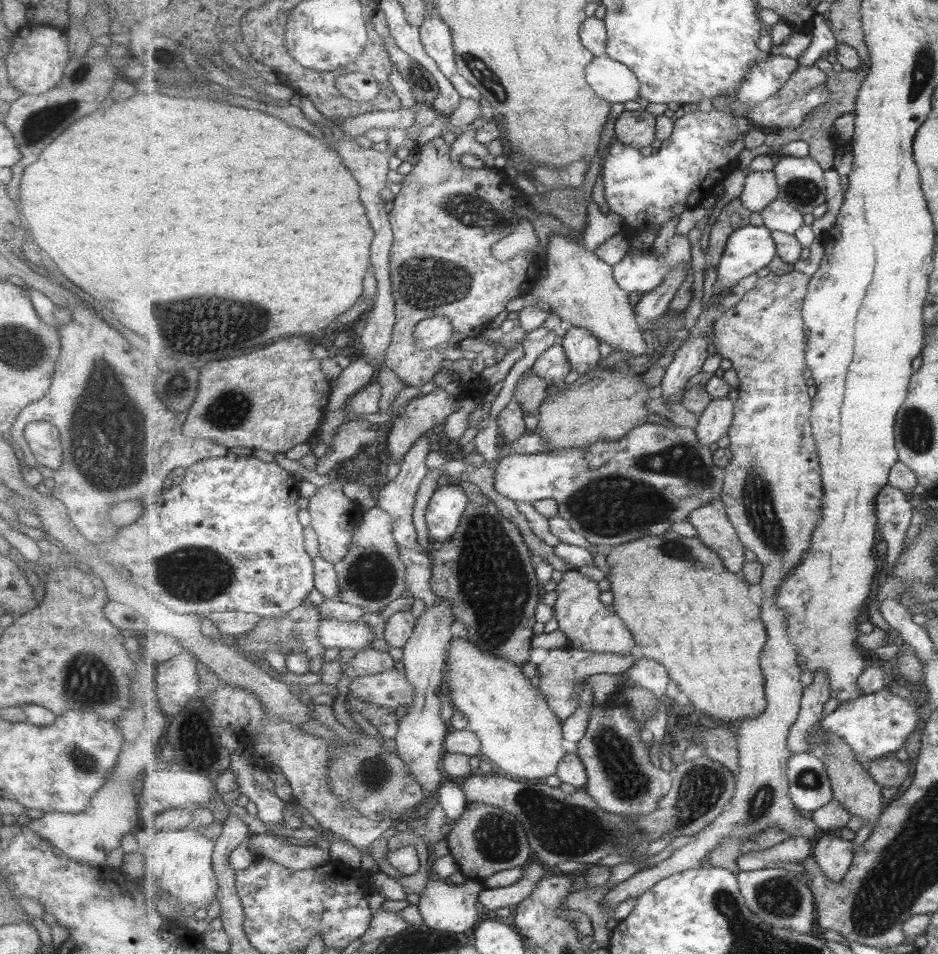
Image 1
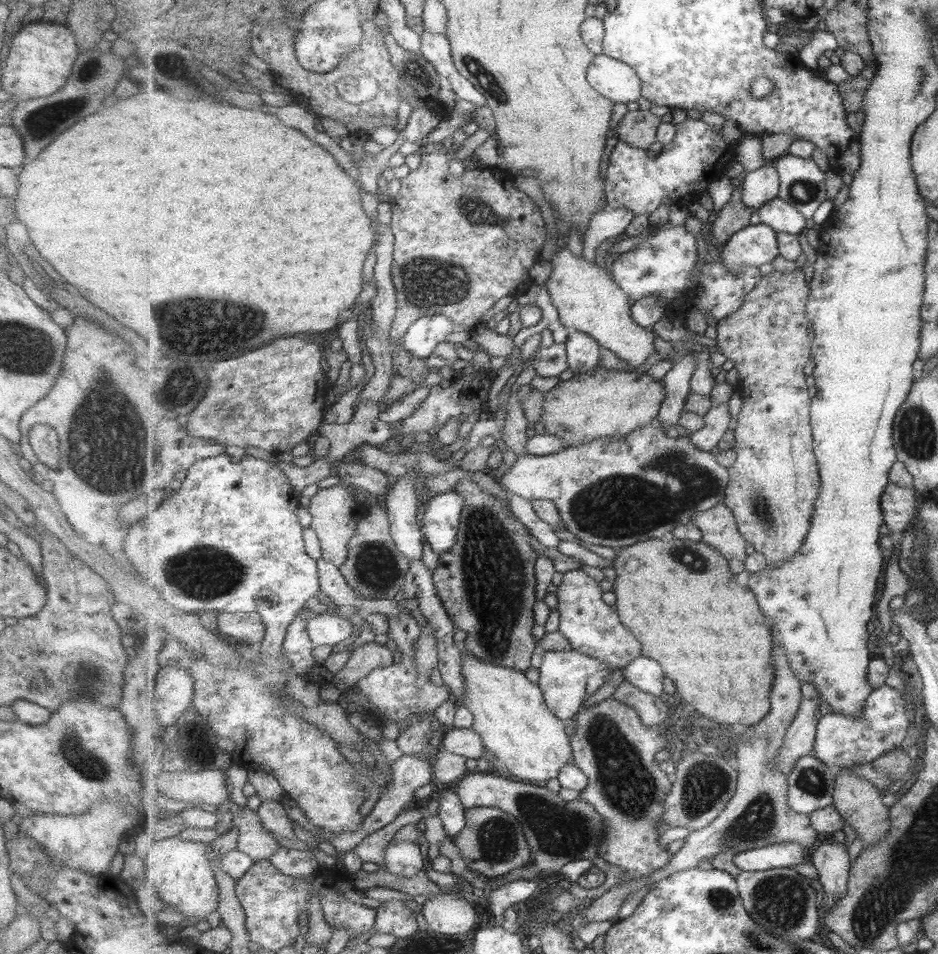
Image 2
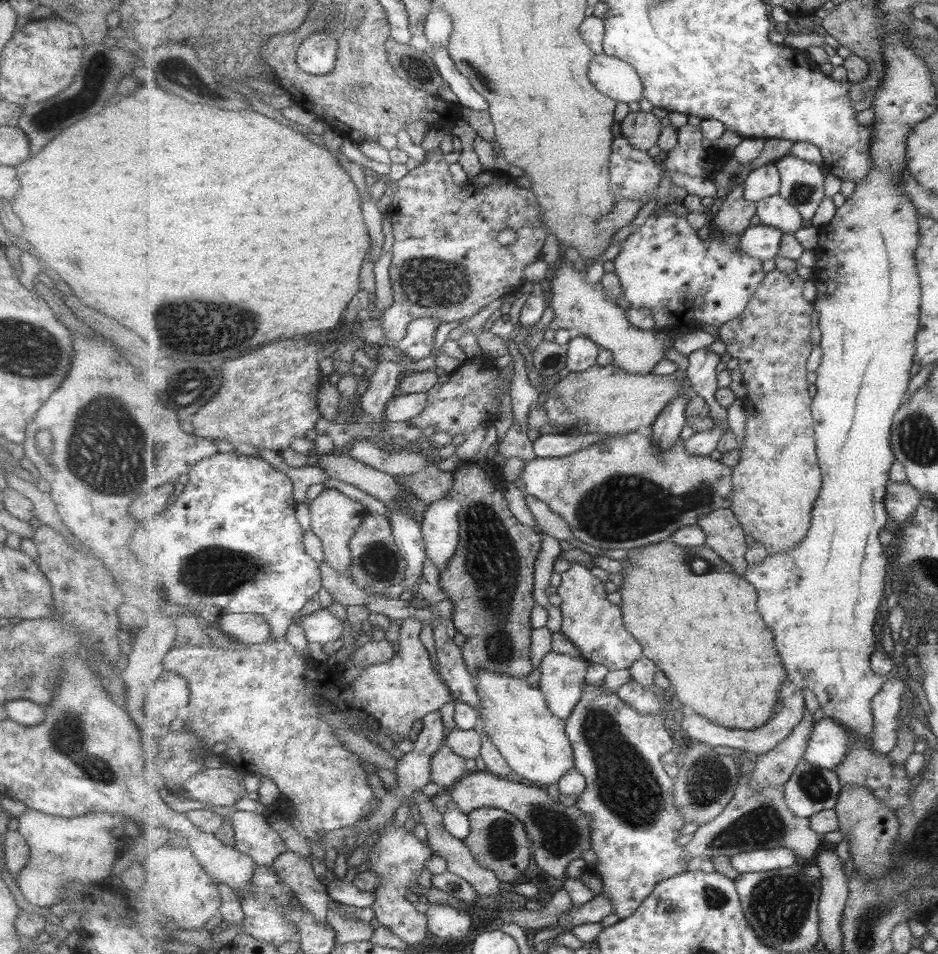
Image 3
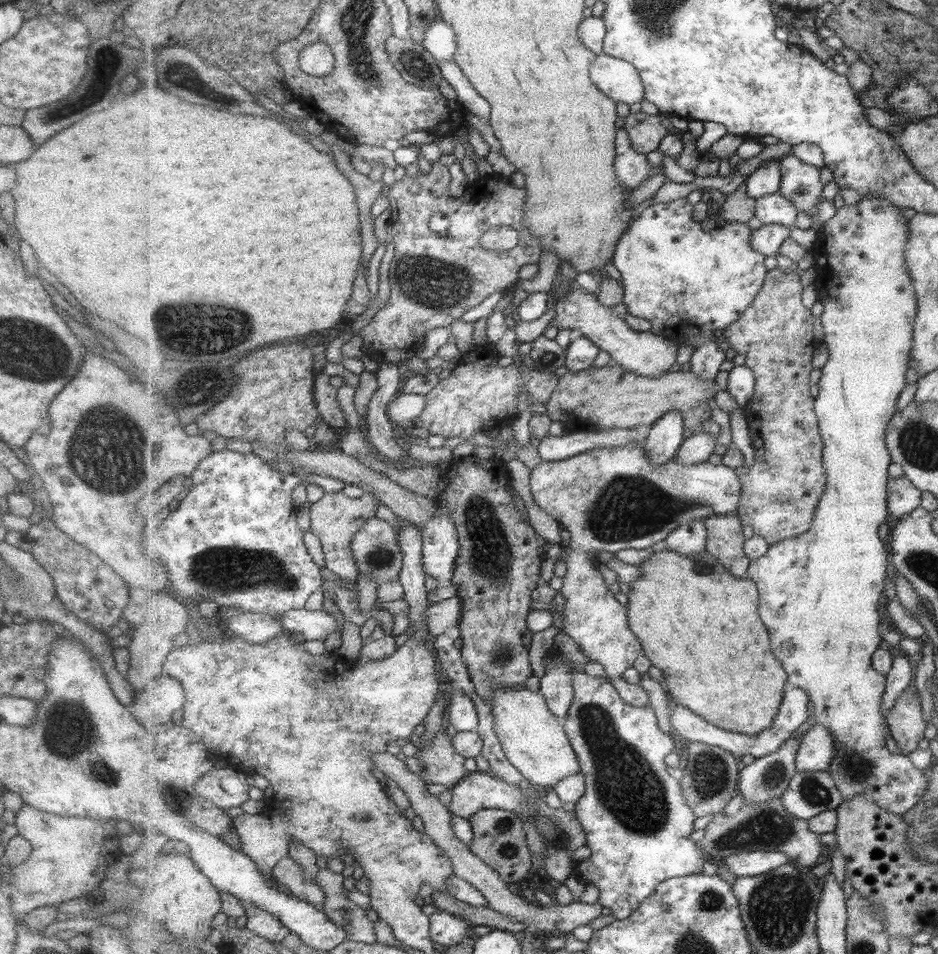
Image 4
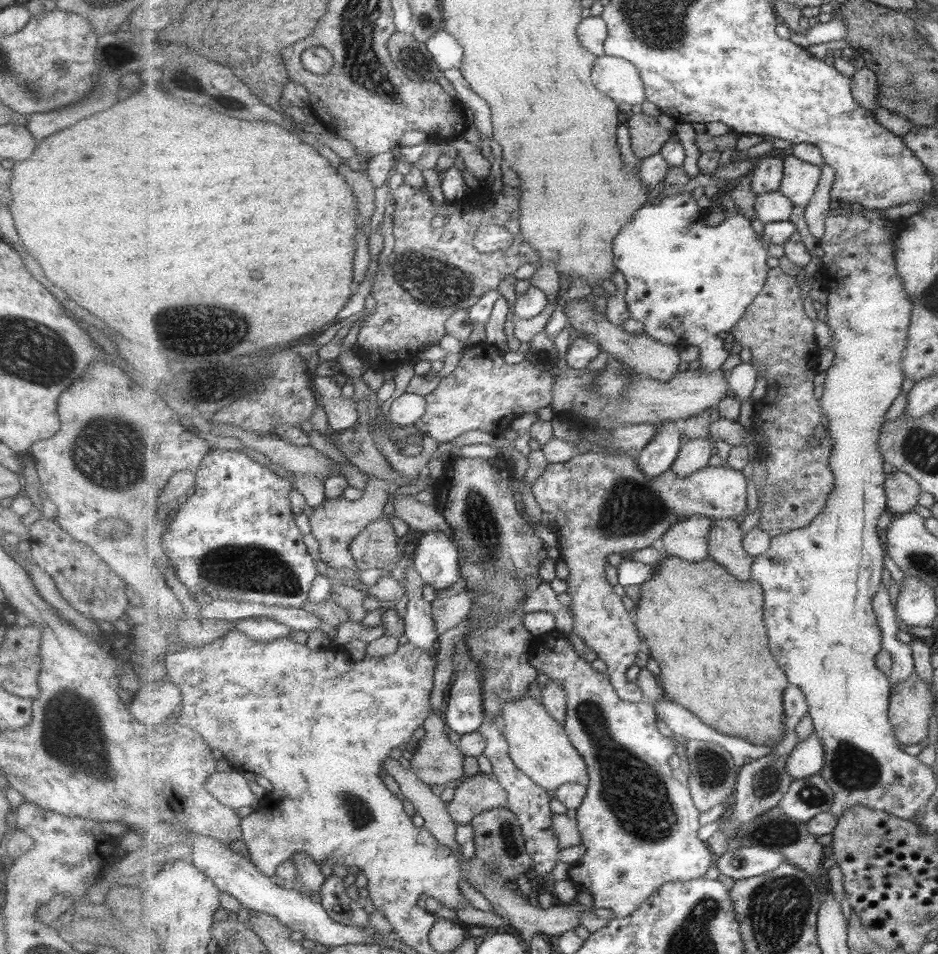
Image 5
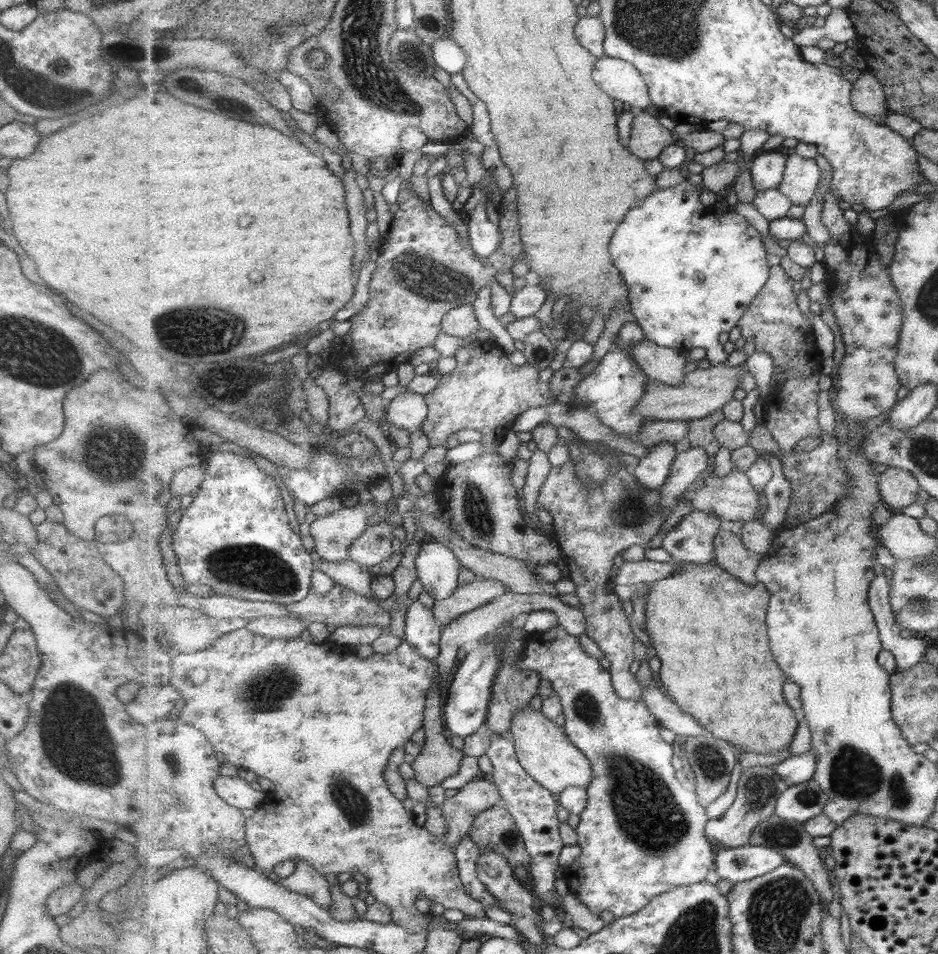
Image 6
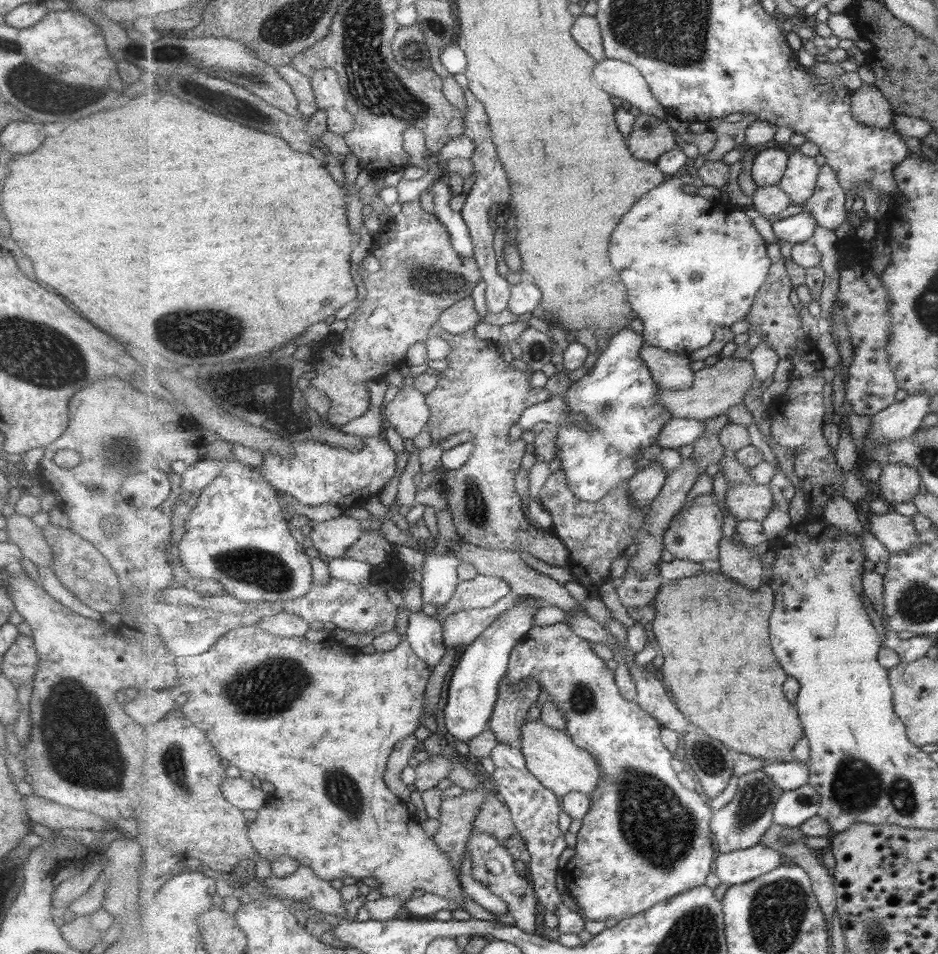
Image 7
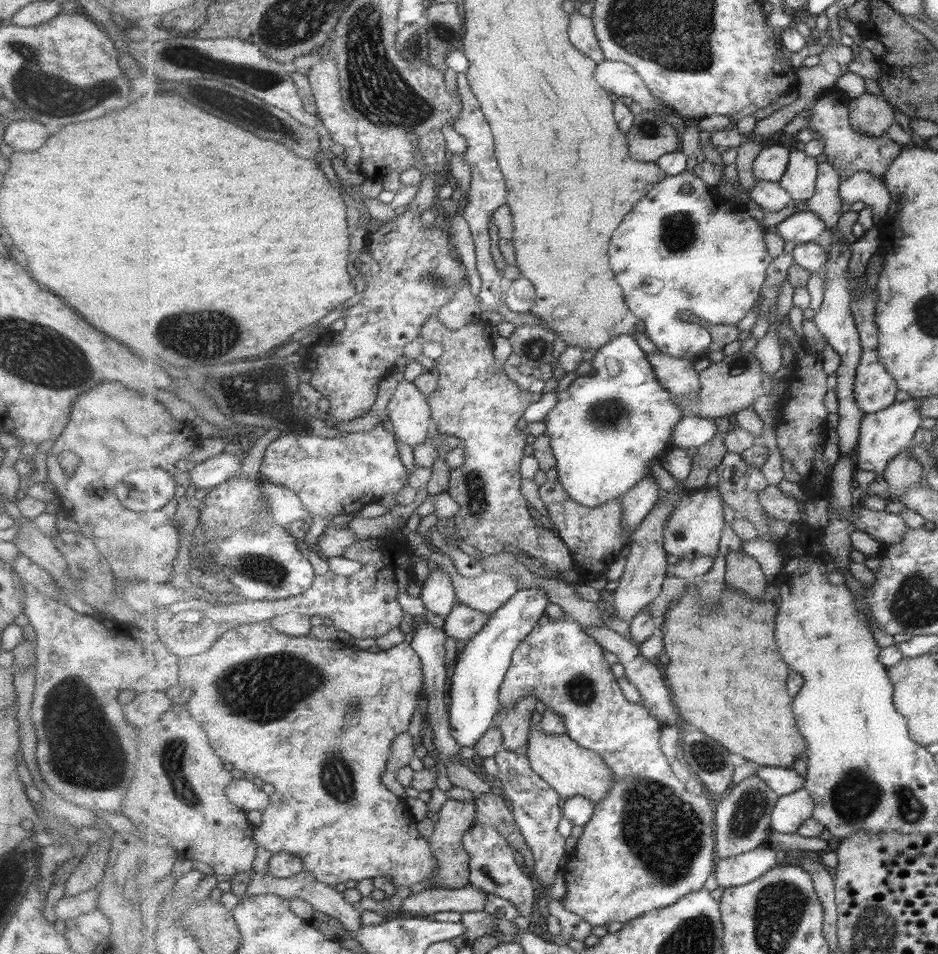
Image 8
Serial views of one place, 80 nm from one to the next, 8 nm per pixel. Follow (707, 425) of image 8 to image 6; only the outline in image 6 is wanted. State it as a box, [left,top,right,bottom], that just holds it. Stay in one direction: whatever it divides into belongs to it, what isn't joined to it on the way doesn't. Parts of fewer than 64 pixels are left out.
[635,420,688,448]

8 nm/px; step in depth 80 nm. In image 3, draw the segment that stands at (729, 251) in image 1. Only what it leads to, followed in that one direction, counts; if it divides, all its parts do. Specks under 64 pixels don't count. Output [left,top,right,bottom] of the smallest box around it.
[740,225,784,260]

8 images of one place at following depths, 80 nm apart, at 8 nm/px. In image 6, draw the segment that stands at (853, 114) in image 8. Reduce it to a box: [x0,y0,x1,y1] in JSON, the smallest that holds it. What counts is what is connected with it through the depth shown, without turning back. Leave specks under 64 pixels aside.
[852,70,890,124]

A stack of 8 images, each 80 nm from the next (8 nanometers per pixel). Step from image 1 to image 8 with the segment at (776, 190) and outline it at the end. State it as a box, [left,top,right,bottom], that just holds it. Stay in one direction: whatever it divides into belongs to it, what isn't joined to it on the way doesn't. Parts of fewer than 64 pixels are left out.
[754,145,790,183]

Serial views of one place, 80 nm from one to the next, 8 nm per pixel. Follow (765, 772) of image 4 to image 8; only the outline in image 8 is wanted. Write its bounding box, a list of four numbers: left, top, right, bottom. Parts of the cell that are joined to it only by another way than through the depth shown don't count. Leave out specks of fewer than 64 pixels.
[716,775,780,859]

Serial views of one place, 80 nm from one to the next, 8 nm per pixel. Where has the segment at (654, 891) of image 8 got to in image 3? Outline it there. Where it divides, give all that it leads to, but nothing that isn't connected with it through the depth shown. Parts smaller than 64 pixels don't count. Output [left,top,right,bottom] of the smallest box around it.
[566,682,688,919]

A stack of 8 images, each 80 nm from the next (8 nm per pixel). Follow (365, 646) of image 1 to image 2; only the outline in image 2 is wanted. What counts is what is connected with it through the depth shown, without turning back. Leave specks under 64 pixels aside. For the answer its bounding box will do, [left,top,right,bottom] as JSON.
[307,609,355,646]

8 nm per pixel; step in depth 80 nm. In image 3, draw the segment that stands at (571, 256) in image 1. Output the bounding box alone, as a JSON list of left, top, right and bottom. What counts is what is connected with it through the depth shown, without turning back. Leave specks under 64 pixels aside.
[547,260,675,374]

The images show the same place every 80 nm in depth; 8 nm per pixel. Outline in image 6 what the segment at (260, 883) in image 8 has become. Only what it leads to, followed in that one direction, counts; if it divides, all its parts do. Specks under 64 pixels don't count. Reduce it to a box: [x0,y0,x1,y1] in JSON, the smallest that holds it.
[279,860,332,908]

